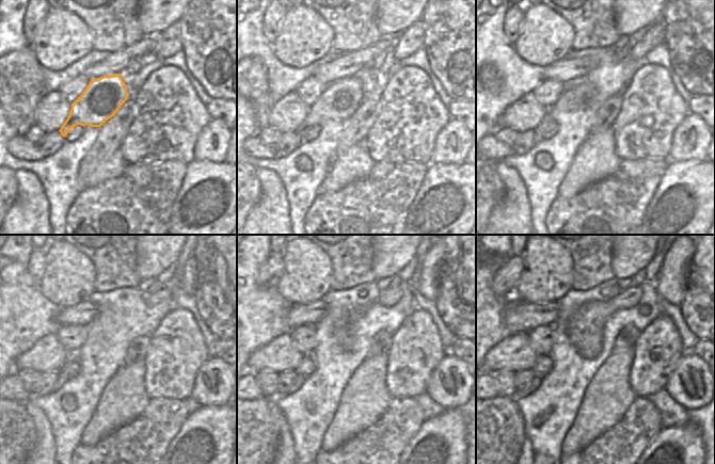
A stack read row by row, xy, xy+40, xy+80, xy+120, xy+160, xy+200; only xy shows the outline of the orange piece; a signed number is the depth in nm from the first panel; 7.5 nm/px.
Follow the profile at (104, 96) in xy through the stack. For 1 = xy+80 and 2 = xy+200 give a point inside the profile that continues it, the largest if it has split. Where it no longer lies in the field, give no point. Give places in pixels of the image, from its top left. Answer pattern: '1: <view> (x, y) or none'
1: xy+80 (576, 92)
2: xy+200 (536, 382)

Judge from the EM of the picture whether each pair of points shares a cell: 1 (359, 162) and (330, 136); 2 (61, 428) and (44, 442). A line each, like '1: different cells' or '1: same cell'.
1: different cells
2: different cells

